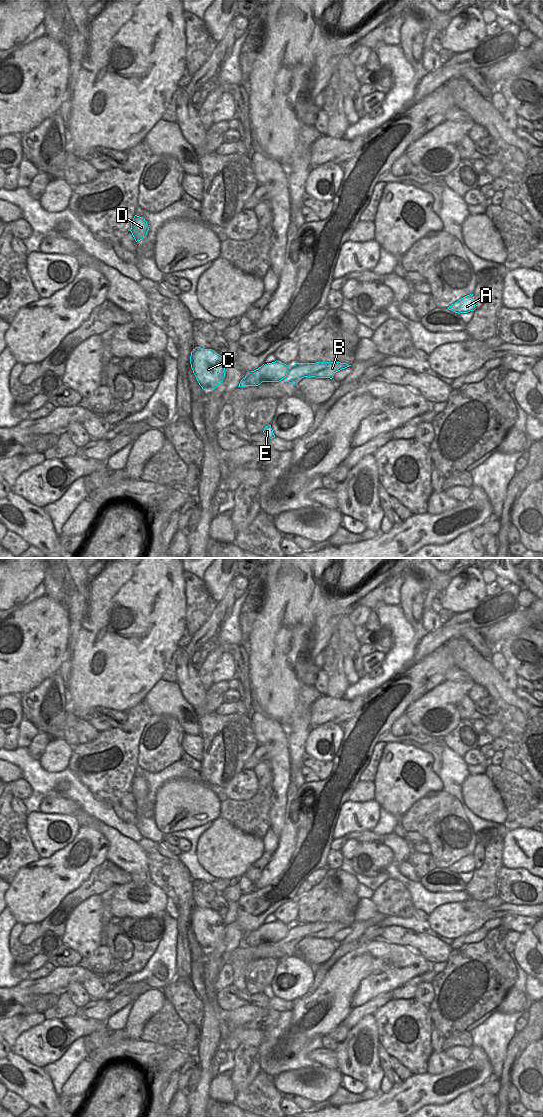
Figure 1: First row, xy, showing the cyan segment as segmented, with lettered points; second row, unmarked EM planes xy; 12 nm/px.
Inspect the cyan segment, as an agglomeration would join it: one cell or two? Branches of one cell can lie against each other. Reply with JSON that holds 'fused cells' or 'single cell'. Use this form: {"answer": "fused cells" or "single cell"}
{"answer": "fused cells"}

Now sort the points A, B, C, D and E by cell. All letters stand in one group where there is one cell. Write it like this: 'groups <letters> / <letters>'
groups A B / C D E

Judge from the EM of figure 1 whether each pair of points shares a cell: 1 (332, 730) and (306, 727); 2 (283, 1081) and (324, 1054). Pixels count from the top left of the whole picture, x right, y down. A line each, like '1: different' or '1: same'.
1: different
2: different

